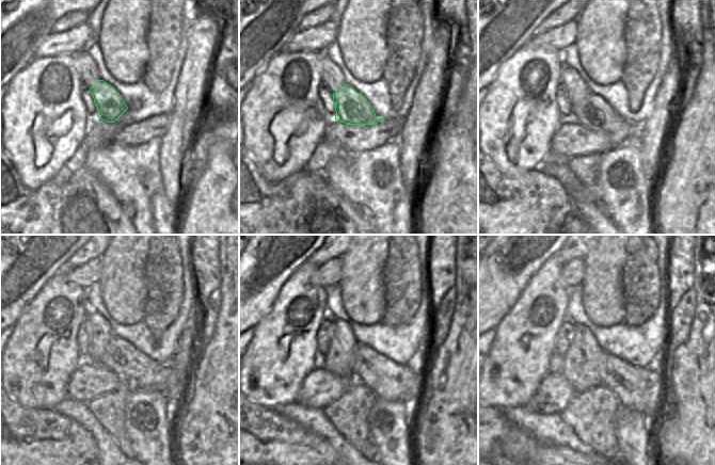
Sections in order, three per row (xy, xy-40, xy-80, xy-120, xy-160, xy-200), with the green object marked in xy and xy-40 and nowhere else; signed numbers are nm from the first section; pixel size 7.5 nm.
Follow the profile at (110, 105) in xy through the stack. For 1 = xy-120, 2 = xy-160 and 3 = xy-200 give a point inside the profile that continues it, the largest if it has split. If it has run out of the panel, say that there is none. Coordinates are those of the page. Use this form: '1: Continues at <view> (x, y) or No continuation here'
1: Continues at xy-120 (138, 371)
2: Continues at xy-160 (392, 382)
3: Continues at xy-200 (640, 389)

